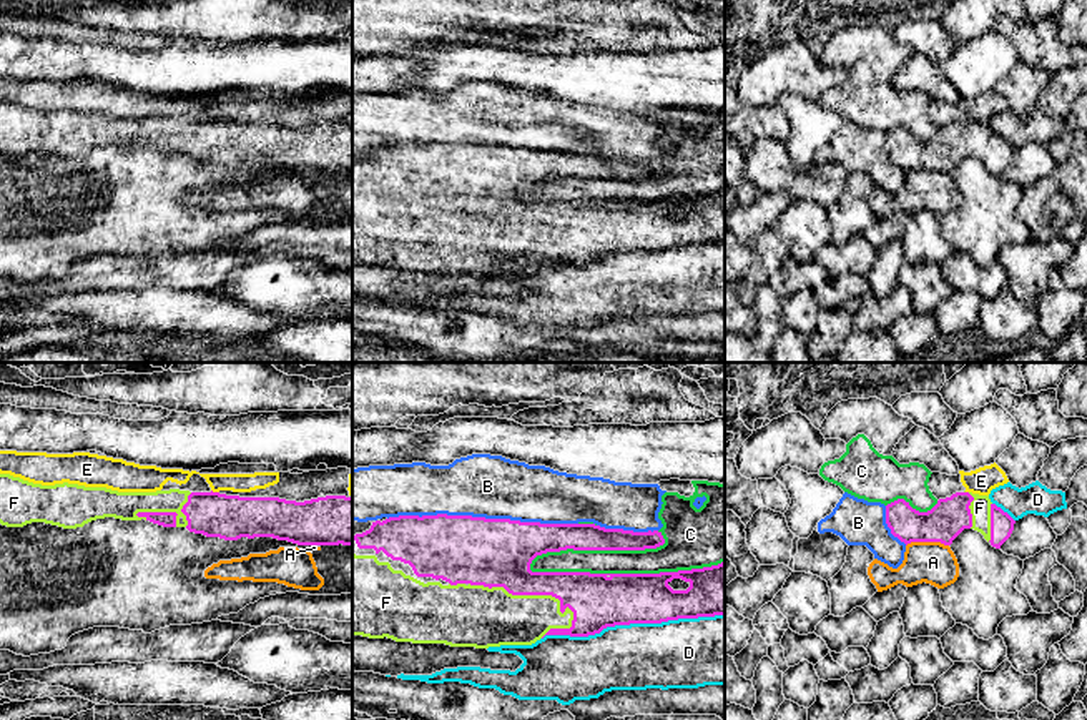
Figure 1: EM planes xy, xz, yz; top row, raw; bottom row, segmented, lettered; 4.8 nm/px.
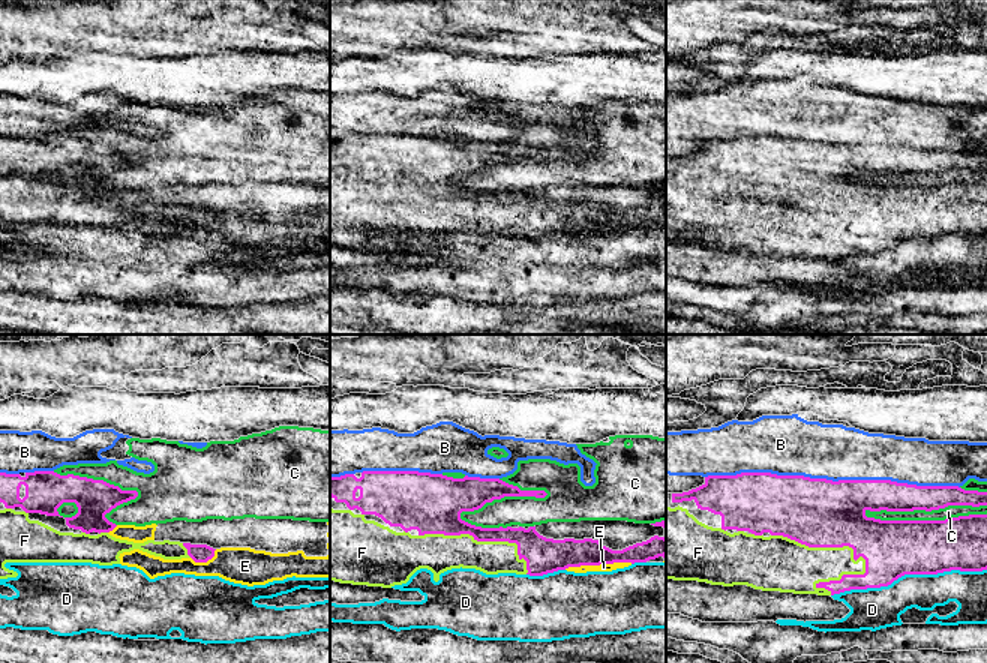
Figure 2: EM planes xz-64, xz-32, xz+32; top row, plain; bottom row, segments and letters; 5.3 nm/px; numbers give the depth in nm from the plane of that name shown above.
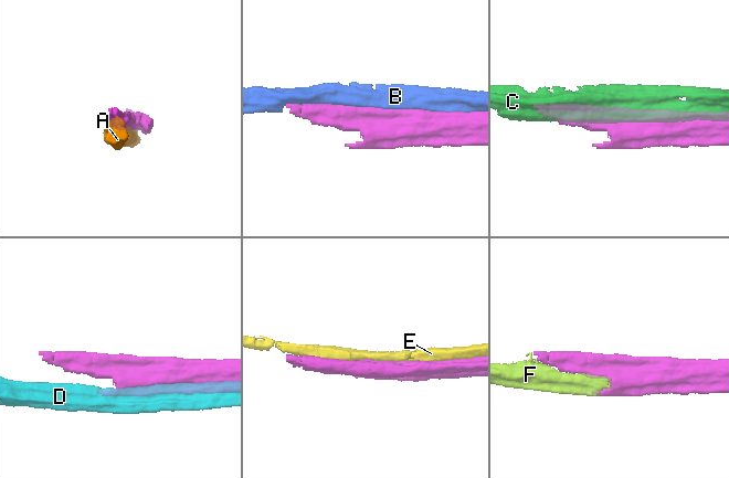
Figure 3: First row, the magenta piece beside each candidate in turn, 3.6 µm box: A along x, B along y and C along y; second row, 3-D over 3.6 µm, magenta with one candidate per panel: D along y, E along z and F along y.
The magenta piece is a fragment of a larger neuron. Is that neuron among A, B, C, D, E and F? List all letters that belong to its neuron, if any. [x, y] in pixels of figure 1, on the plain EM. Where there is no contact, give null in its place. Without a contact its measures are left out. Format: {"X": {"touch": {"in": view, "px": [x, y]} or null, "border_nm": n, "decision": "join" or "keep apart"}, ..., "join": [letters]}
{"A": {"touch": {"in": "yz", "px": [926, 168]}, "border_nm": 200, "decision": "keep apart"}, "B": {"touch": {"in": "xz", "px": [482, 145]}, "border_nm": 900, "decision": "keep apart"}, "C": {"touch": {"in": "xz", "px": [625, 202]}, "border_nm": 950, "decision": "keep apart"}, "D": {"touch": {"in": "xz", "px": [632, 250]}, "border_nm": 900, "decision": "keep apart"}, "E": {"touch": {"in": "xy", "px": [215, 120]}, "border_nm": 40, "decision": "keep apart"}, "F": {"touch": {"in": "xz", "px": [532, 221]}, "border_nm": 550, "decision": "join"}, "join": ["F"]}

